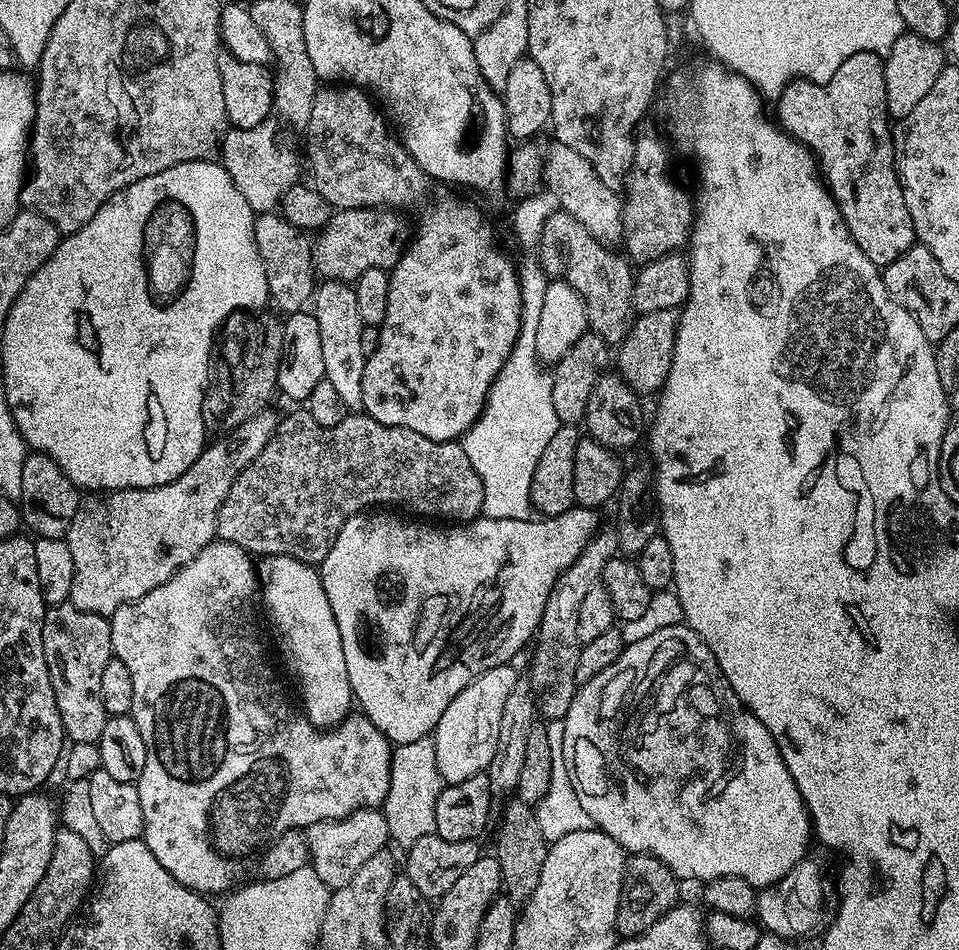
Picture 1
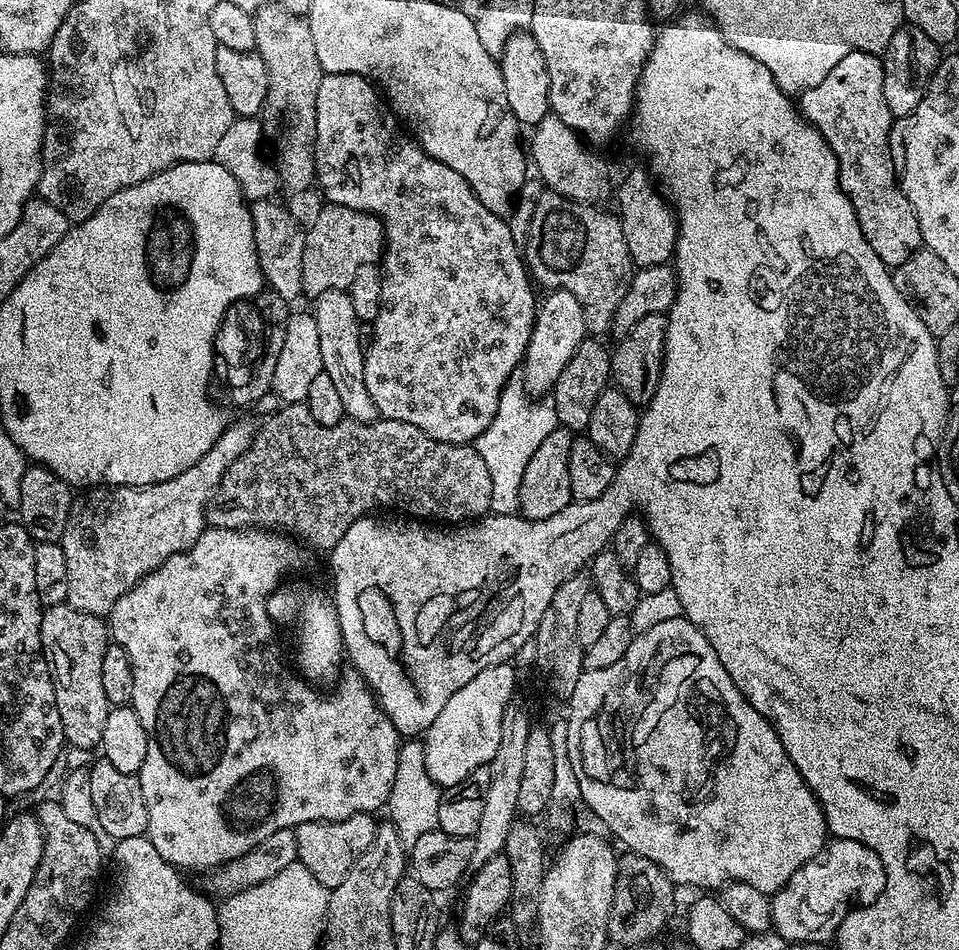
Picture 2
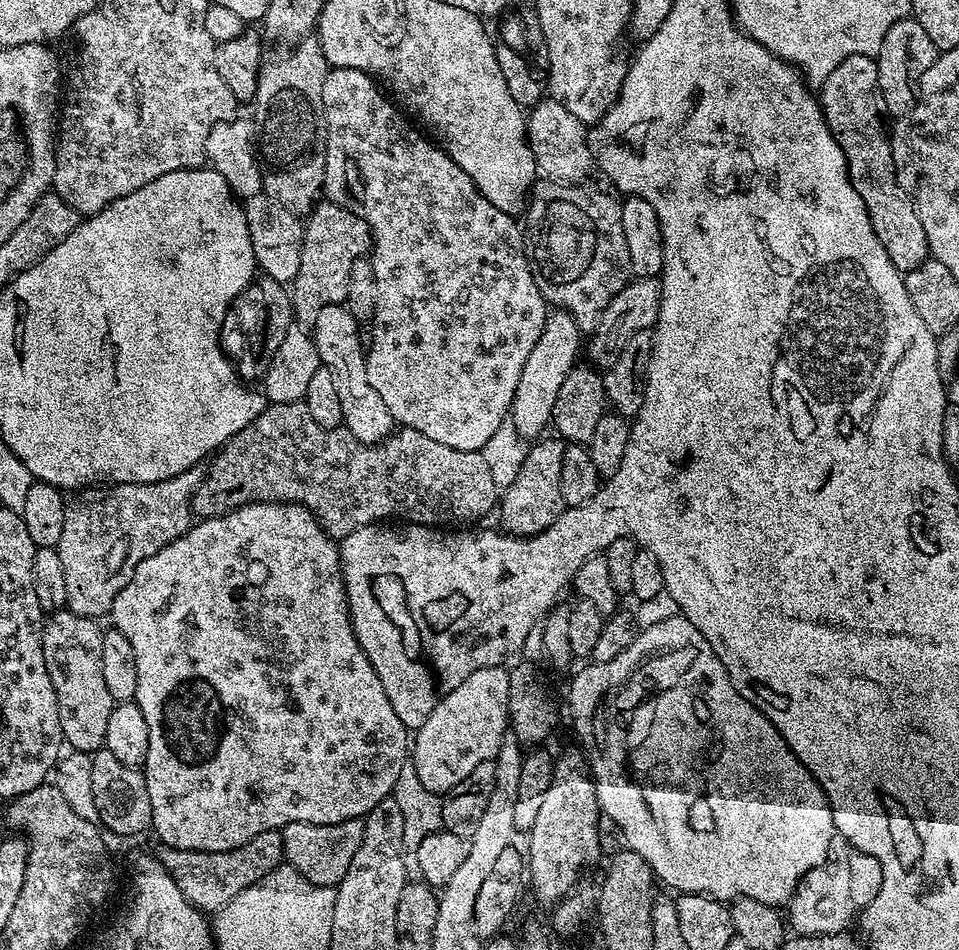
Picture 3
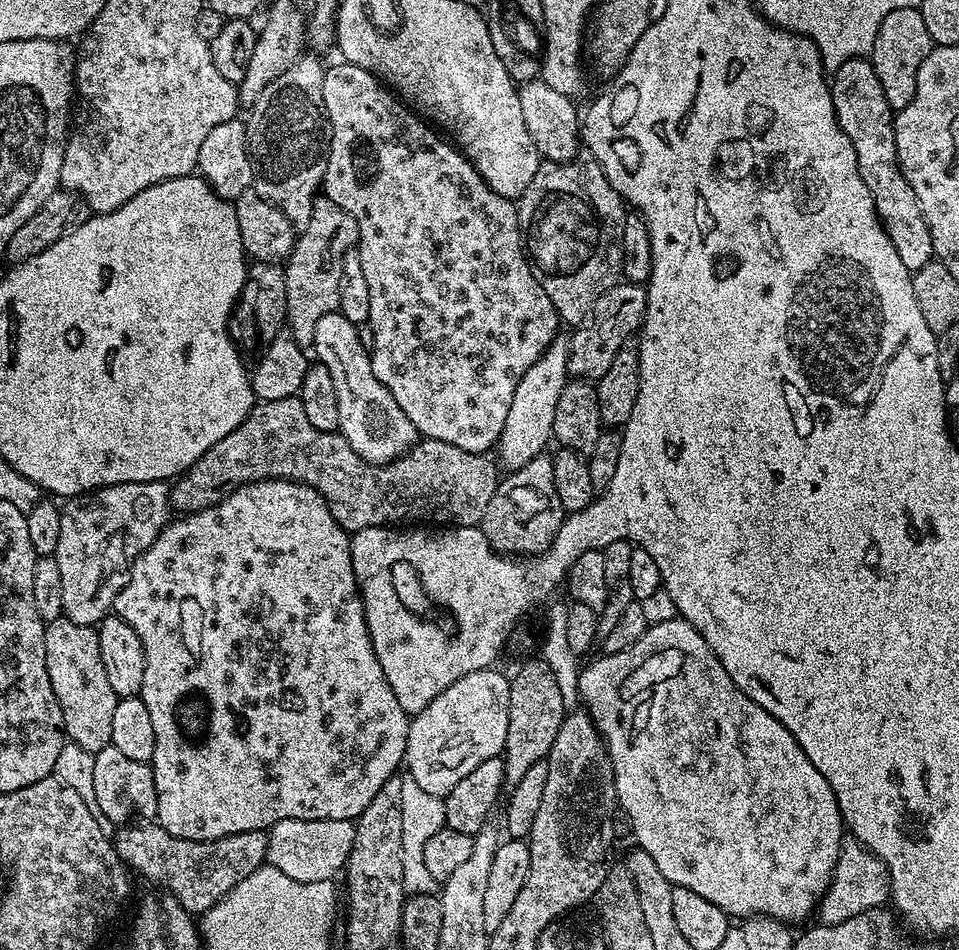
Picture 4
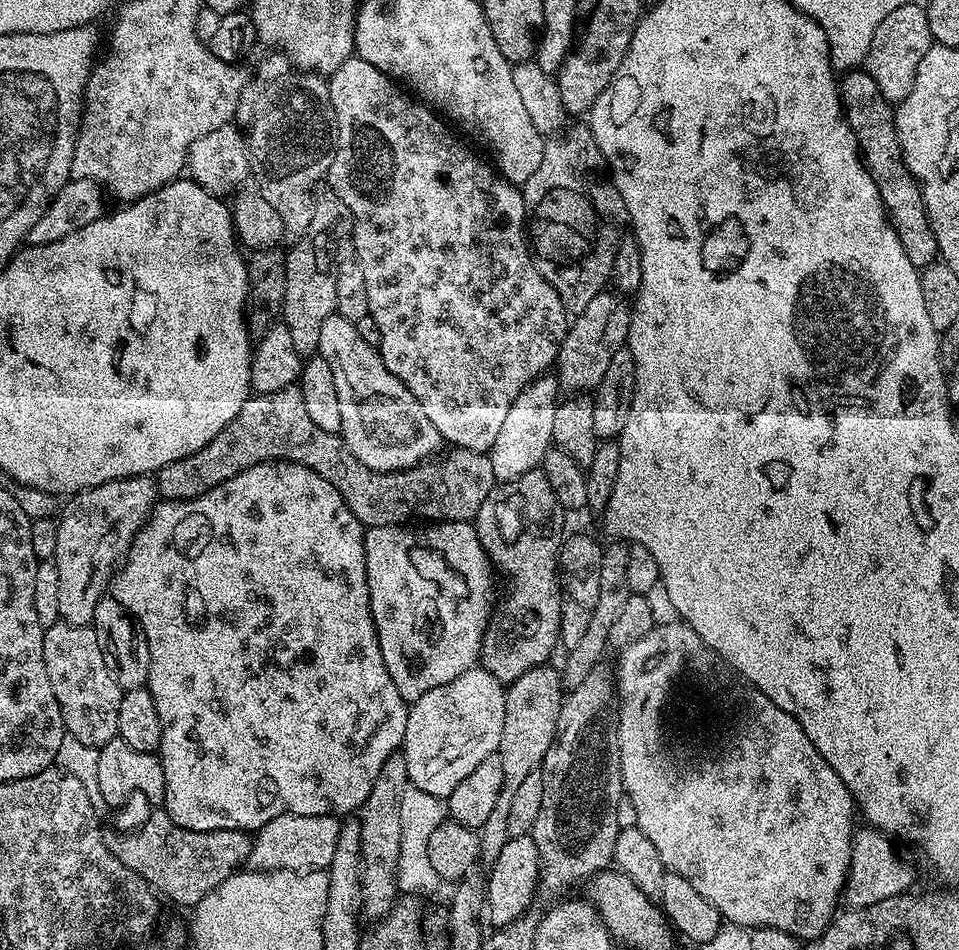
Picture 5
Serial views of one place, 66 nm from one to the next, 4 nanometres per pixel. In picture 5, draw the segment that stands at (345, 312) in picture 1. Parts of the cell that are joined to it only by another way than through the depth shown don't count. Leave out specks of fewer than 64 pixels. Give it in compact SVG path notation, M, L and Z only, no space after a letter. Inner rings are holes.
M335 314L326 318L326 322L322 322L318 346L318 355L330 362L334 390L338 390L338 407L342 410L339 435L343 436L345 446L350 454L354 454L354 458L358 458L358 462L375 472L403 472L405 468L431 461L441 451L442 441L438 430L434 428L434 422L426 418L426 410L422 410L418 398L410 394L408 387L397 376L386 370L379 351L358 334L354 324Z

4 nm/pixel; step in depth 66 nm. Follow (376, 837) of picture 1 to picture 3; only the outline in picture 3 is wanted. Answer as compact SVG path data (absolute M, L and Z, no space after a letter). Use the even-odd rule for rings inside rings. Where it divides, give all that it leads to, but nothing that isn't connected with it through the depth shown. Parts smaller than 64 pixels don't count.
M363 819L347 820L341 824L288 824L282 830L284 860L311 884L331 888L340 884L342 878L346 878L346 870L350 870L350 861L354 859L354 854L358 854L358 846L362 846L363 833Z

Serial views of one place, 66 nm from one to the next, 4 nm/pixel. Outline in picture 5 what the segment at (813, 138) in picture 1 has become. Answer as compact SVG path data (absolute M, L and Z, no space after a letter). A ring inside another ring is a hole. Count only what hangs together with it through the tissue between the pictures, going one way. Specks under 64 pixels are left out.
M853 70L847 73L839 81L838 87L840 102L844 106L844 119L856 135L864 165L868 167L868 173L878 186L885 213L892 222L892 229L902 242L902 250L906 250L906 258L910 258L912 265L921 270L937 263L934 230L924 209L920 186L904 165L904 155L896 133L896 113L893 105L889 104L886 98L882 98L882 90L878 90L874 78L870 78L867 70Z

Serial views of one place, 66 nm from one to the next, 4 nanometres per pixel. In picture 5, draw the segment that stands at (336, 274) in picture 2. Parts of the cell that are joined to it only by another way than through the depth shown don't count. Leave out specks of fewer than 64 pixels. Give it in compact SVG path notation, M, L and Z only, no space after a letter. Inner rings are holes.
M330 190L322 192L312 202L314 214L310 218L310 230L306 230L306 234L299 242L291 245L292 253L289 251L284 257L284 265L286 266L286 298L284 299L282 322L286 326L286 330L290 330L290 338L294 342L294 350L298 350L301 358L307 358L319 353L318 338L322 335L322 322L326 322L326 318L330 318L335 313L334 278L336 277L336 269L332 262L332 249L335 248L340 239L349 235L352 227L352 215L346 210L346 206L342 201Z

